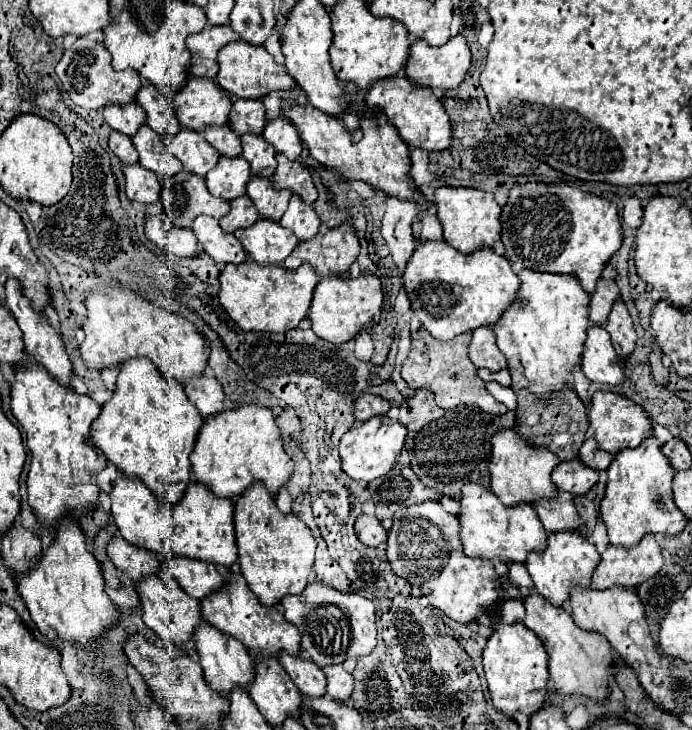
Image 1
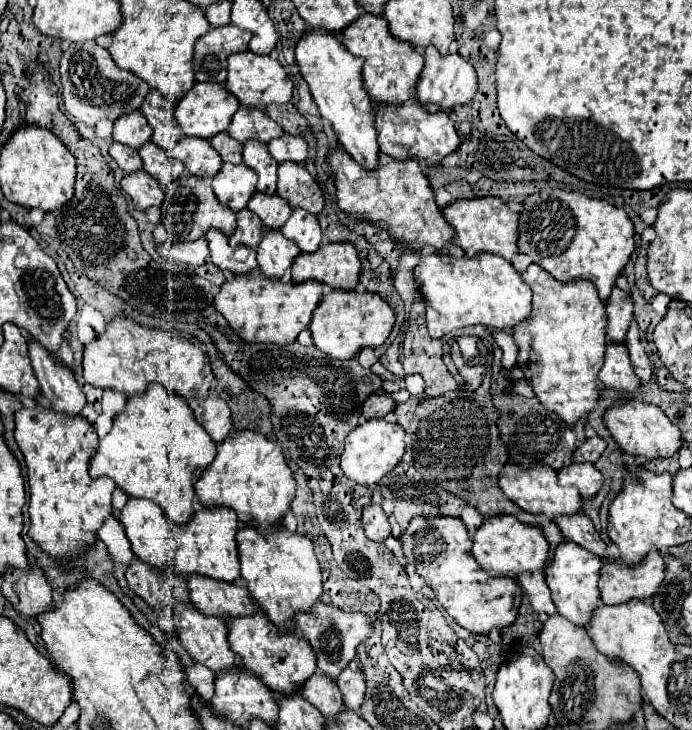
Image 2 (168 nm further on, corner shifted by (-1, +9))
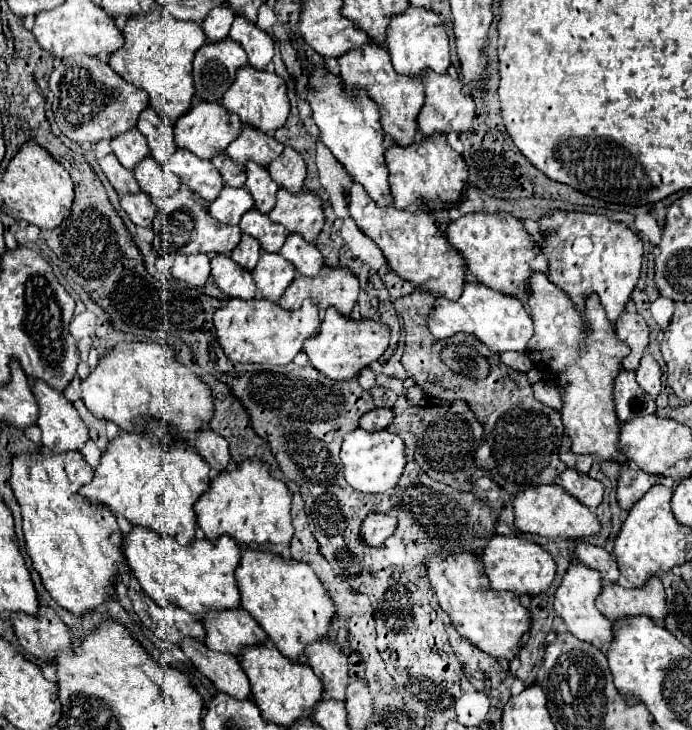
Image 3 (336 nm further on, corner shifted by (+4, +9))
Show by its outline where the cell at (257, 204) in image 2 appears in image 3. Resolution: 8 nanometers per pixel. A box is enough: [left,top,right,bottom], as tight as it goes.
[239,208,285,252]

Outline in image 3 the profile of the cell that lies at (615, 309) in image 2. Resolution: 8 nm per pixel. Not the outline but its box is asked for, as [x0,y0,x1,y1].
[615,312,649,372]

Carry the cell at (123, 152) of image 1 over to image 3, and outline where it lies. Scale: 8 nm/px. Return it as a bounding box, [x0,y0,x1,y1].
[99,154,139,196]

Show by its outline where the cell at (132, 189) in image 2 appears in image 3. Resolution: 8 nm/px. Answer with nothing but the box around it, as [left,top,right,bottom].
[121,192,157,228]

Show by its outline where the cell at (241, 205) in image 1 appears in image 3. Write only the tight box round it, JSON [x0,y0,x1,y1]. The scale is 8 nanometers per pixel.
[231,234,261,272]

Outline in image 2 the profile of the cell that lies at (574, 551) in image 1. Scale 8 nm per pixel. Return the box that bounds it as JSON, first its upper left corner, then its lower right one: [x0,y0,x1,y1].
[544,540,602,626]

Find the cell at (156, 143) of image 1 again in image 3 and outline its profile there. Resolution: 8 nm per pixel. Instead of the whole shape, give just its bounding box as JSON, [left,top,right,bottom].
[133,156,181,198]

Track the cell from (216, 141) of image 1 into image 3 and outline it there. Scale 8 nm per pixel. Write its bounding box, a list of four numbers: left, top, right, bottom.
[211,154,245,188]

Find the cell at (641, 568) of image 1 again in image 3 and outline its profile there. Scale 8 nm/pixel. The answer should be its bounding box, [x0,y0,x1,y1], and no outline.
[597,578,667,624]

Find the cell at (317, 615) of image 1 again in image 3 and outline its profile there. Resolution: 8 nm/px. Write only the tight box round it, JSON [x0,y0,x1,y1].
[305,638,349,700]

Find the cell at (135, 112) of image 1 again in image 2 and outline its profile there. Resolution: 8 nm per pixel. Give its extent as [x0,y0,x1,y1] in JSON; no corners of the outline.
[112,110,152,148]

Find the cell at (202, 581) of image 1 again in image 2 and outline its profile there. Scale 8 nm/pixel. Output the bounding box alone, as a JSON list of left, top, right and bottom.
[188,576,256,616]

